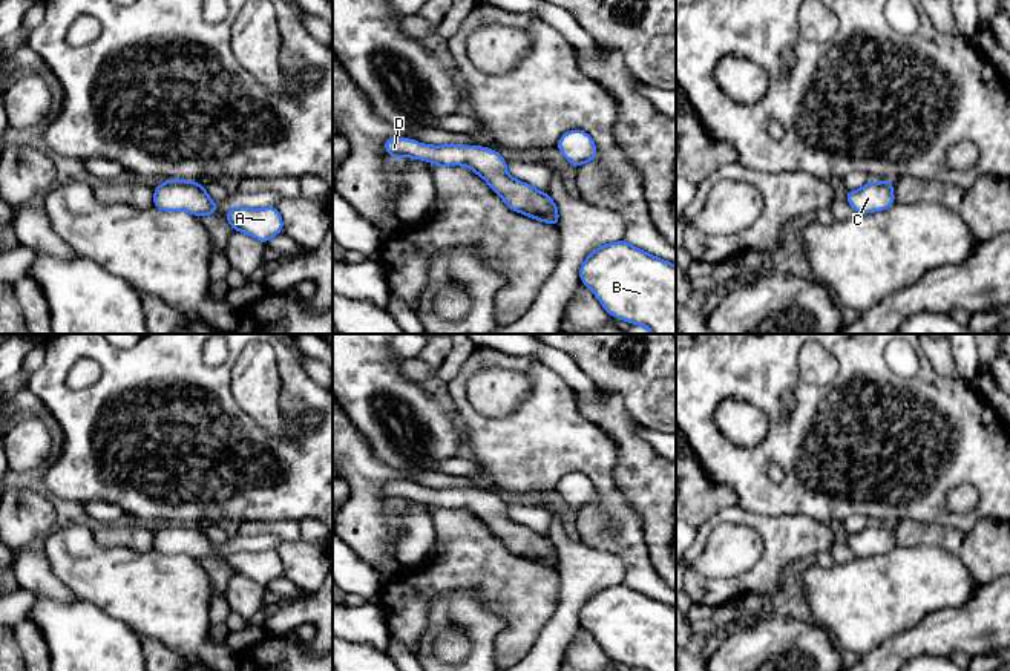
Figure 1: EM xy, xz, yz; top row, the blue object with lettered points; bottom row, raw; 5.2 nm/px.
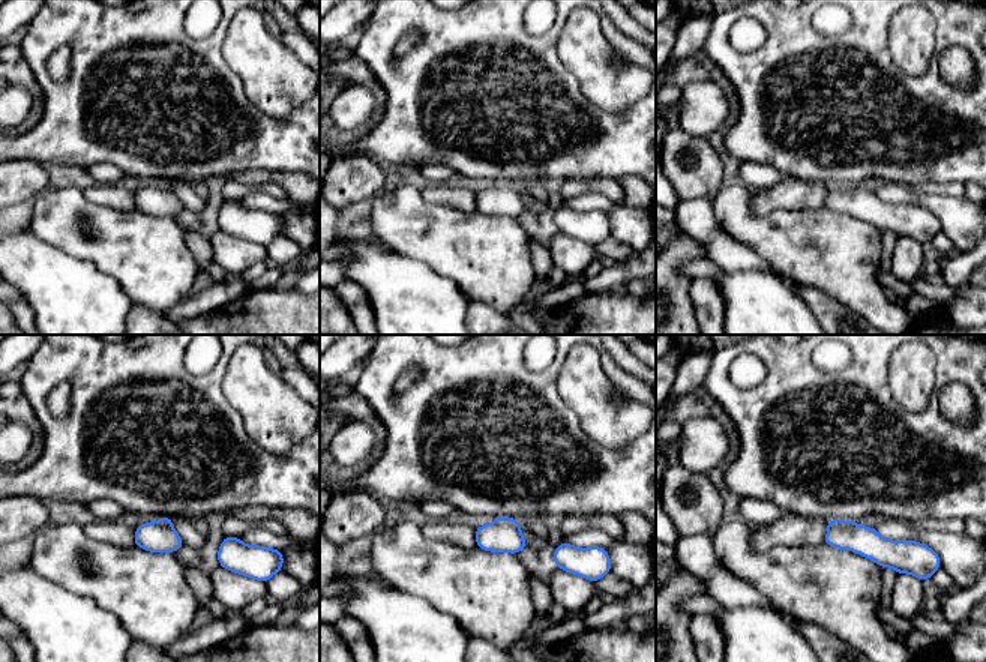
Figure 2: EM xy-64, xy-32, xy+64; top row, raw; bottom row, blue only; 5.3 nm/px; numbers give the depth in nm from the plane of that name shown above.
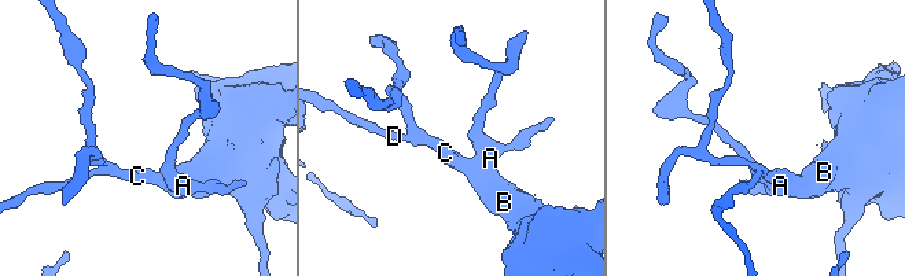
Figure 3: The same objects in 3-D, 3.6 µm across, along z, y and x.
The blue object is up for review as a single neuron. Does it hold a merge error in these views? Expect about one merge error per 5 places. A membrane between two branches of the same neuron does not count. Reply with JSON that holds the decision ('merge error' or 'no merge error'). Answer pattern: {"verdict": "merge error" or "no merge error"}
{"verdict": "no merge error"}

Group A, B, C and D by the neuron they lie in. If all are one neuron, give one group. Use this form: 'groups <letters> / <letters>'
groups A B C D

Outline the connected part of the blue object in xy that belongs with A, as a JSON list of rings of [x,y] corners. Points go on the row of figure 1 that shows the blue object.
[[[234,205],[225,218],[234,231],[250,234],[264,244],[284,231],[284,221],[276,207],[248,208]]]

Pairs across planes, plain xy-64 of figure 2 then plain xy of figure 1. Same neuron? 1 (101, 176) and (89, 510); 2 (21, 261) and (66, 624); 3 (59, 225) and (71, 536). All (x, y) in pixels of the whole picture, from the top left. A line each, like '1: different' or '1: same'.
1: same
2: same
3: same

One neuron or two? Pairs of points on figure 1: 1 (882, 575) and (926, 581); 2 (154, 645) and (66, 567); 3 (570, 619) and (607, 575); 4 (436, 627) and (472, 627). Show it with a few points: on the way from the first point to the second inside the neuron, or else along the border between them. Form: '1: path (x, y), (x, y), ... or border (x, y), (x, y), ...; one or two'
1: path (892, 581), (915, 581); one
2: border (143, 636), (160, 639), (177, 653); two
3: path (570, 605), (593, 579); one
4: path (445, 619), (463, 619); one

